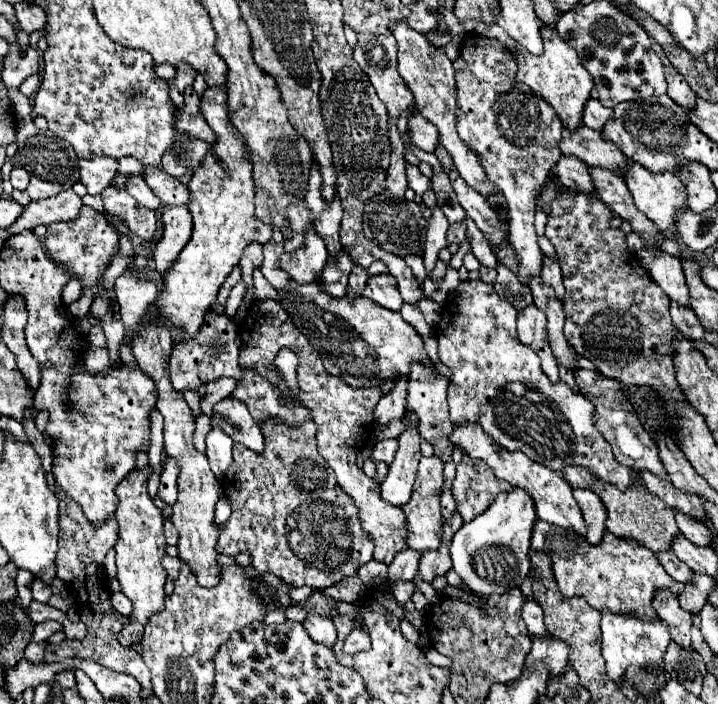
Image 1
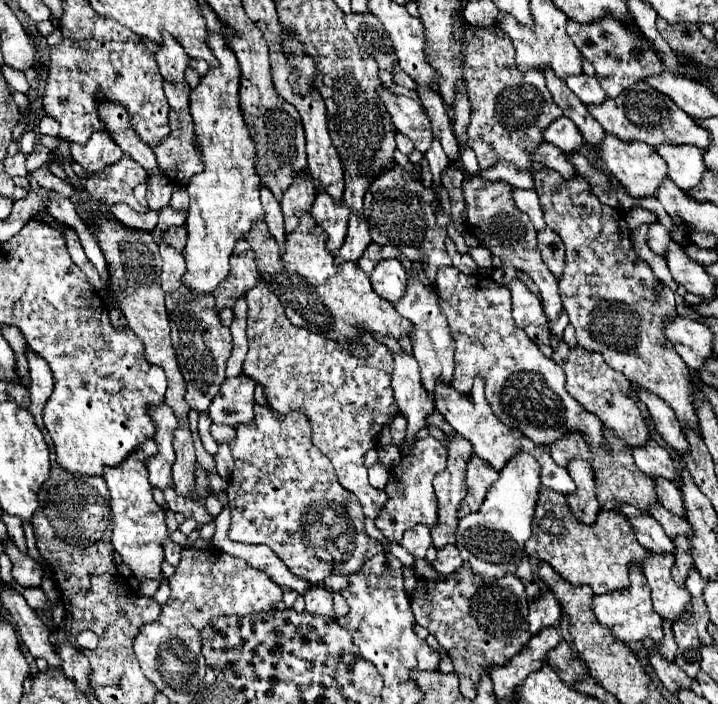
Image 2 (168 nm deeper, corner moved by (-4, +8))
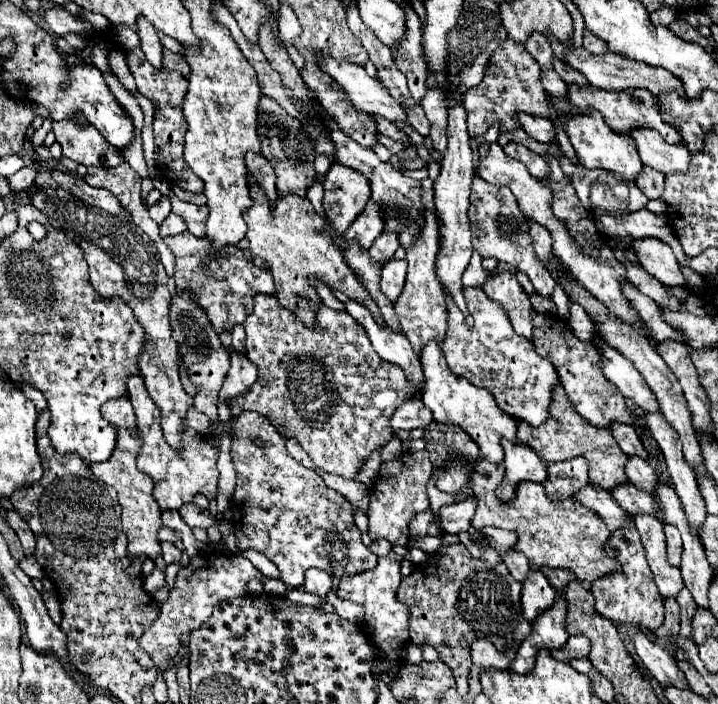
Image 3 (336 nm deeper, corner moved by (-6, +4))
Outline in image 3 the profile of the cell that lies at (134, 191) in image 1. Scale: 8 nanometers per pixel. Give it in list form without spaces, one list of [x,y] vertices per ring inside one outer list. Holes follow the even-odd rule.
[[[163,196],[157,204],[149,206],[149,216],[151,216],[157,224],[161,224],[161,222],[169,216],[169,212],[171,212],[171,202],[169,202],[167,196]]]

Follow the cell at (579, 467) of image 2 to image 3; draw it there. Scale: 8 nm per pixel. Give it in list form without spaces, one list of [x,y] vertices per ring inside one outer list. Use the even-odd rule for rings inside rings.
[[[571,458],[563,462],[549,462],[547,466],[547,480],[545,490],[551,500],[561,500],[561,498],[573,498],[577,490],[589,484],[587,476],[587,460],[583,458]]]

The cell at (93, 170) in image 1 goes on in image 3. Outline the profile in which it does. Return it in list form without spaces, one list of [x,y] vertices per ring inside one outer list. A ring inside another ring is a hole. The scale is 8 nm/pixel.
[[[61,120],[53,122],[53,132],[57,136],[57,142],[61,144],[63,156],[75,160],[77,164],[113,168],[123,160],[121,152],[115,146],[107,144],[107,140],[103,140],[93,124],[79,128],[75,120]]]

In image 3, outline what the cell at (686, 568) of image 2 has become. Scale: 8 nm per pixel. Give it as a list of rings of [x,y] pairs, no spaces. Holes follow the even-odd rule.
[[[665,524],[665,536],[667,536],[667,556],[669,556],[669,562],[679,566],[681,564],[681,552],[683,552],[681,534],[679,534],[679,530],[675,526]]]

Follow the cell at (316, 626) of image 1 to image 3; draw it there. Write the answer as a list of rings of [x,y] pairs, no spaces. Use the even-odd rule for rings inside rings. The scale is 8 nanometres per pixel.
[[[307,570],[303,588],[305,588],[305,592],[325,598],[327,592],[331,590],[331,574],[323,572],[323,570]]]

